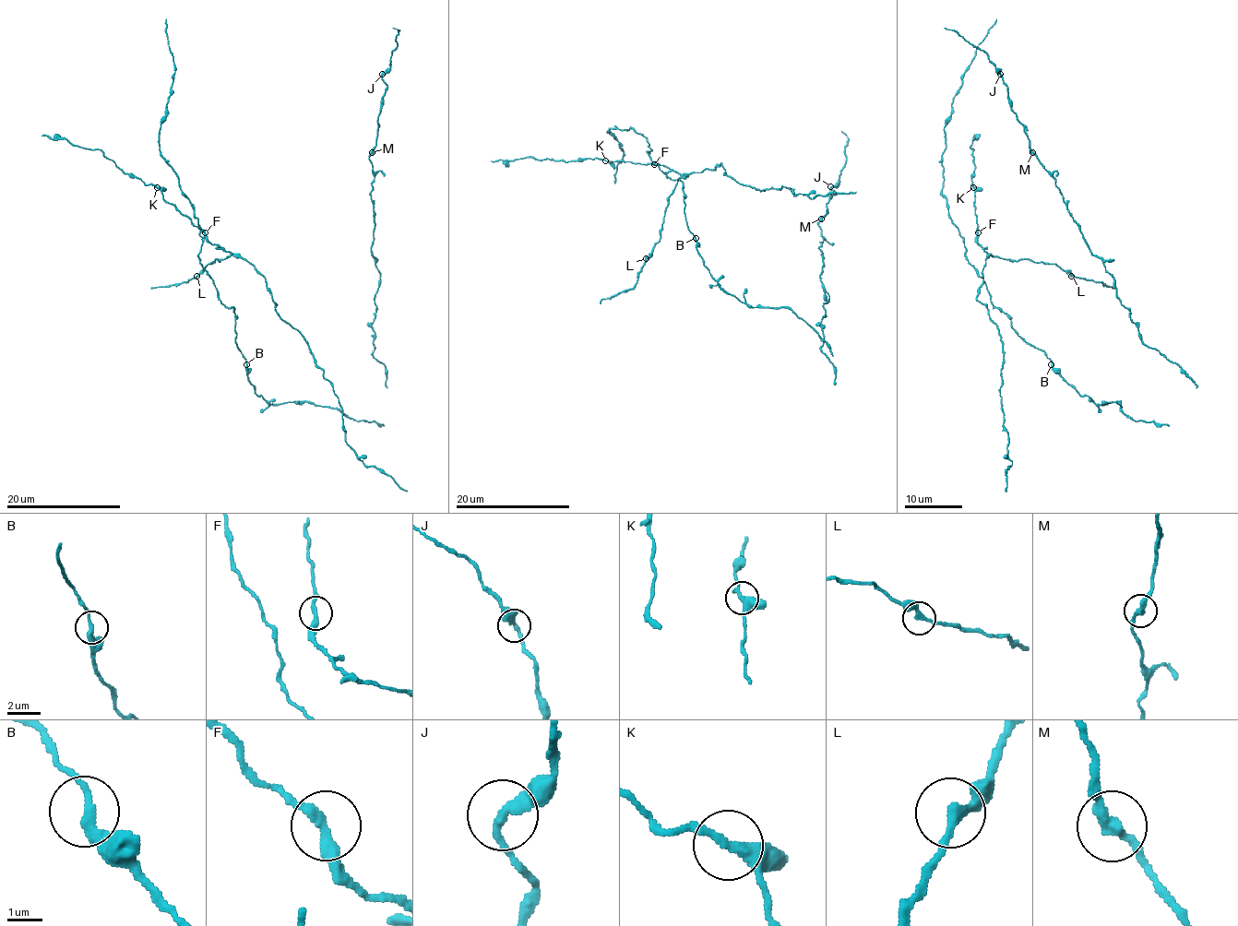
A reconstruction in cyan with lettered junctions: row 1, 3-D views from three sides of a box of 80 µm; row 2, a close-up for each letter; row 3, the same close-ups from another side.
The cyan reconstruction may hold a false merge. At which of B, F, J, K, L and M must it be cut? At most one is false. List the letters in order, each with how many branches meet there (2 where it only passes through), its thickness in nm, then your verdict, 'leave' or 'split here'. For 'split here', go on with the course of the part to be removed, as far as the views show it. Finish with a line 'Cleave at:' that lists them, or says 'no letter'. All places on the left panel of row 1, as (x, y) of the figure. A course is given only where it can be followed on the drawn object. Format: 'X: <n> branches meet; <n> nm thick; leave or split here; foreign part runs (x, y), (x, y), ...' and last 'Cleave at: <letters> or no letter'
B: 2 branches meet; 280 nm thick; leave
F: 2 branches meet; 280 nm thick; leave
J: 2 branches meet; 280 nm thick; leave
K: 2 branches meet; 240 nm thick; leave
L: 2 branches meet; 240 nm thick; leave
M: 2 branches meet; 280 nm thick; leave
Cleave at: no letter

